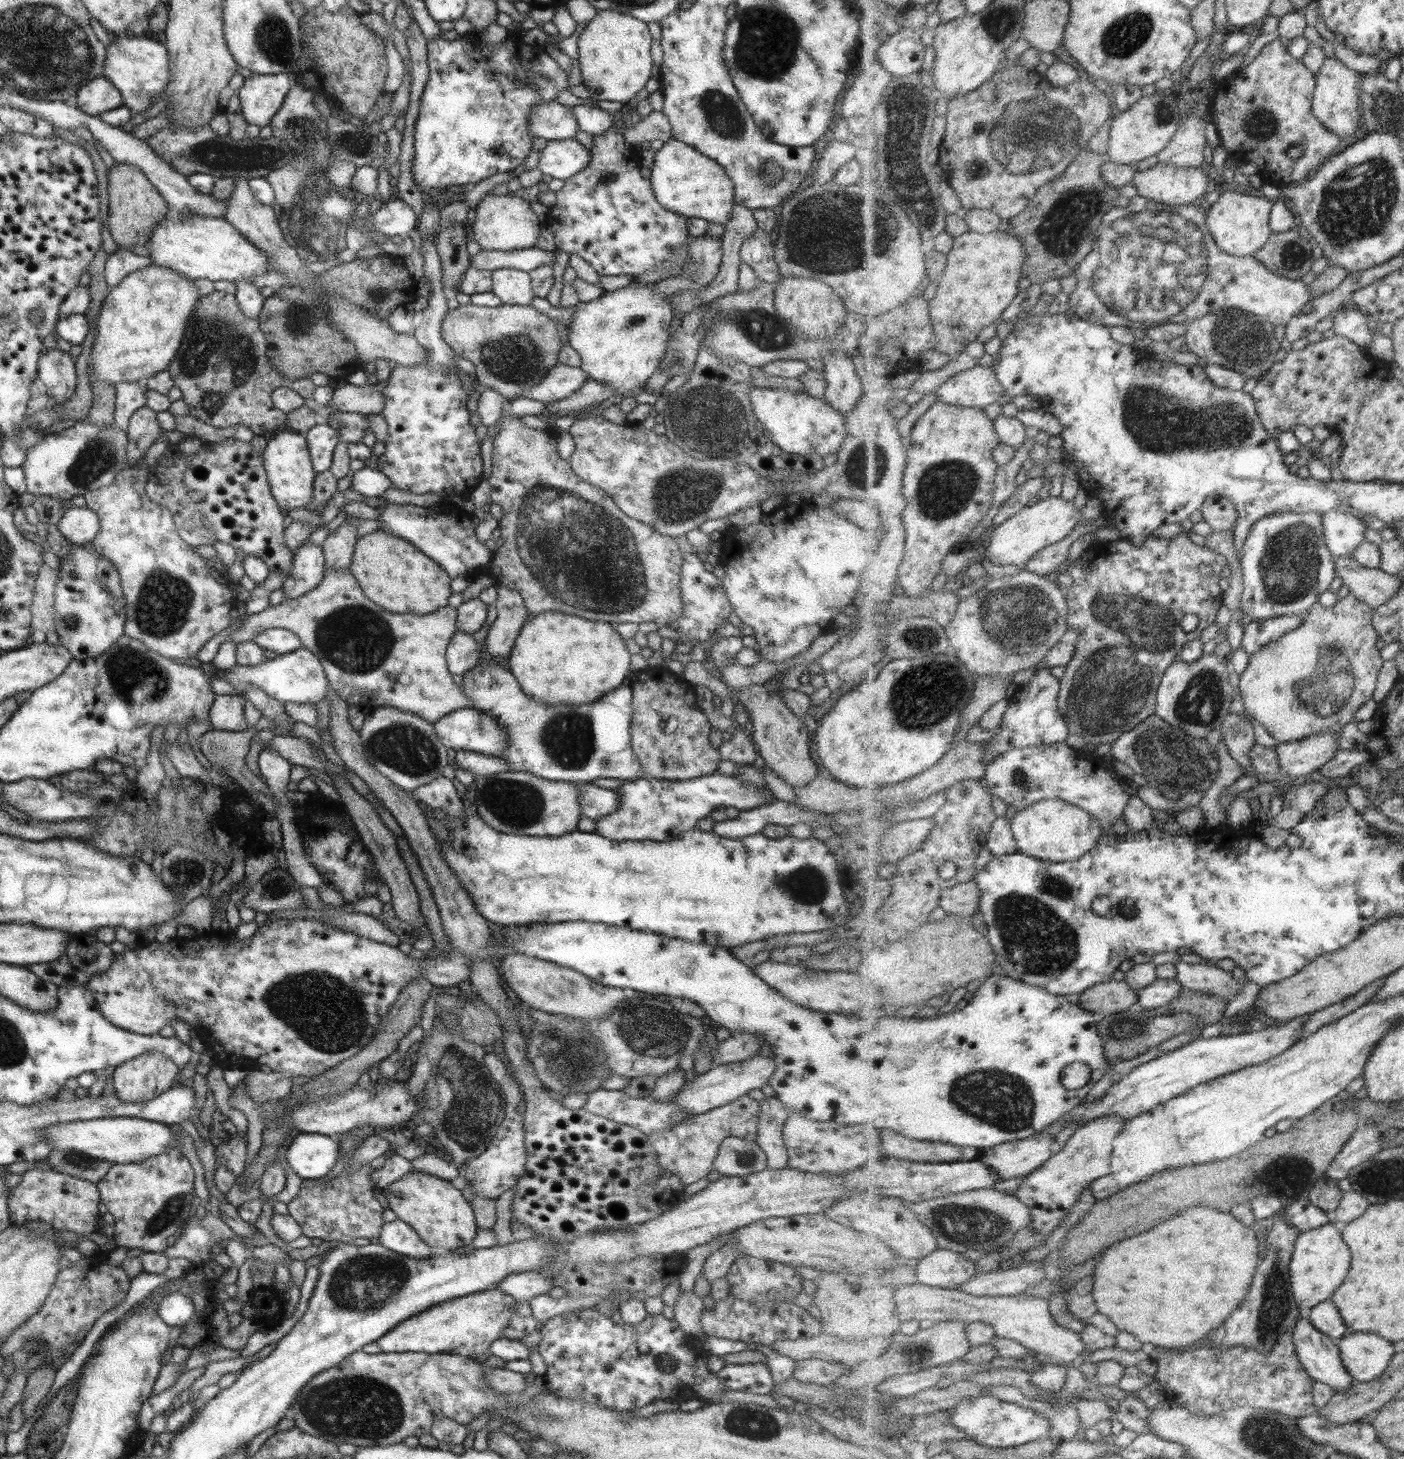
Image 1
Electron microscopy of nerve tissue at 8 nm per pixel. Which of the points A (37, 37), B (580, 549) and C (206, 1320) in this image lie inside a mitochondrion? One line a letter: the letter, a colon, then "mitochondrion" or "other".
A: mitochondrion
B: mitochondrion
C: other

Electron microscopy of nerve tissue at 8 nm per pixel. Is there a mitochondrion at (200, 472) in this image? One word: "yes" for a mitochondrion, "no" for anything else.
no

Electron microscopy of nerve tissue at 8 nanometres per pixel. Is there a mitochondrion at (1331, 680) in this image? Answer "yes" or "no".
yes

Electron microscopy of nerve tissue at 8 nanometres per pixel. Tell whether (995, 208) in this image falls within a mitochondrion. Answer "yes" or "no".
no

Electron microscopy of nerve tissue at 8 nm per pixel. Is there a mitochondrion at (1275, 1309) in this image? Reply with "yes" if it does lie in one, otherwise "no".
yes

